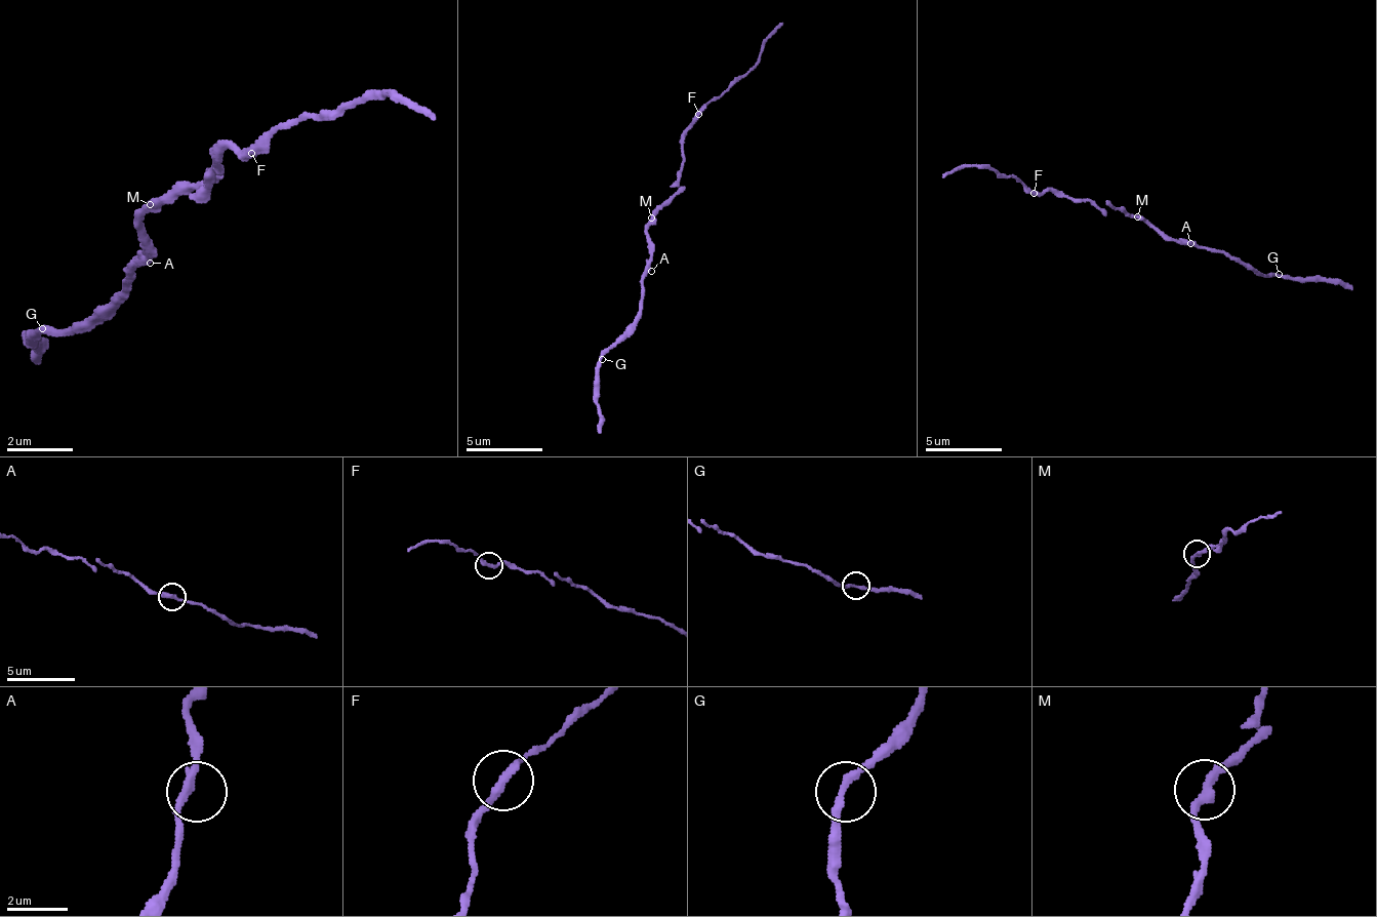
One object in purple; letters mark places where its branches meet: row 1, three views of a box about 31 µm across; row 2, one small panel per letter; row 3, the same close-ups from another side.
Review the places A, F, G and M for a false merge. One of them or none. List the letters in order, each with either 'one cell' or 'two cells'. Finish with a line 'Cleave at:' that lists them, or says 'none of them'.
A: one cell
F: one cell
G: one cell
M: one cell
Cleave at: none of them

